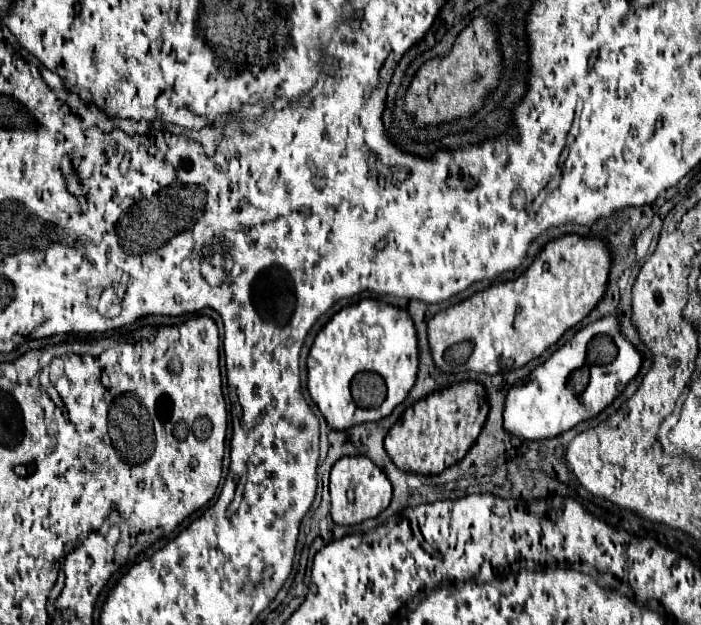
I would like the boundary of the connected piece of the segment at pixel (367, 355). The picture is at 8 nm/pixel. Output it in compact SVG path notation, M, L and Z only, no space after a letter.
M379 300L351 304L325 324L309 350L307 388L329 428L349 430L357 424L375 422L389 416L407 398L417 374L417 354L411 354L409 344L411 336L415 336L415 326L409 314Z

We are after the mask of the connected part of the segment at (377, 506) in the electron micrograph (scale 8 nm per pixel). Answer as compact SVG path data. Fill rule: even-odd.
M341 458L331 470L331 518L339 526L355 526L363 520L379 516L391 502L391 482L385 472L379 470L369 458ZM347 490L355 494L353 500L347 498Z

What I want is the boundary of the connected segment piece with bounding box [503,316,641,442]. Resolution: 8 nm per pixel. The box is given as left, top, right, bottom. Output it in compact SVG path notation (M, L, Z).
M613 316L595 320L537 366L529 378L509 388L503 408L503 428L507 434L523 440L557 438L609 406L635 378L639 366L641 354L623 338L617 320Z

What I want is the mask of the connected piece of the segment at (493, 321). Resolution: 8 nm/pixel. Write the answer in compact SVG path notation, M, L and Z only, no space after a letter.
M563 236L555 242L549 242L545 250L535 258L535 262L525 270L523 276L505 284L495 284L483 292L477 292L467 300L441 310L429 320L427 340L429 340L429 350L435 366L443 370L443 350L459 342L471 342L473 354L465 364L469 372L493 376L493 374L511 370L515 362L517 362L517 368L523 368L525 362L531 362L533 358L541 356L571 326L579 324L595 308L595 304L601 300L607 286L609 264L611 264L609 250L605 242L601 242L599 238L589 240L579 236Z

